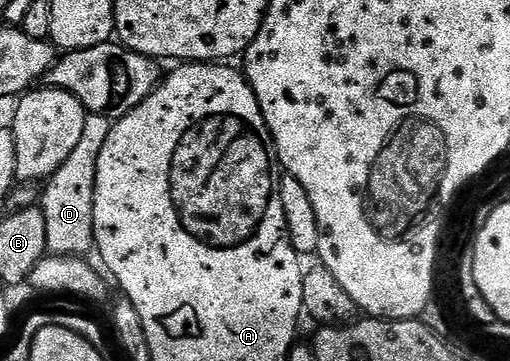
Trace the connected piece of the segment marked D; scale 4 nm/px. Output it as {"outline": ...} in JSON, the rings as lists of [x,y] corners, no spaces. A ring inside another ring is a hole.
{"outline":[[[88,115],[81,142],[77,142],[73,154],[69,154],[69,158],[65,158],[63,165],[46,181],[47,189],[41,192],[41,207],[45,214],[48,253],[57,256],[83,256],[87,251],[92,251],[95,242],[93,202],[97,158],[101,154],[101,146],[105,146],[105,138],[109,138],[112,123],[109,116]]]}

